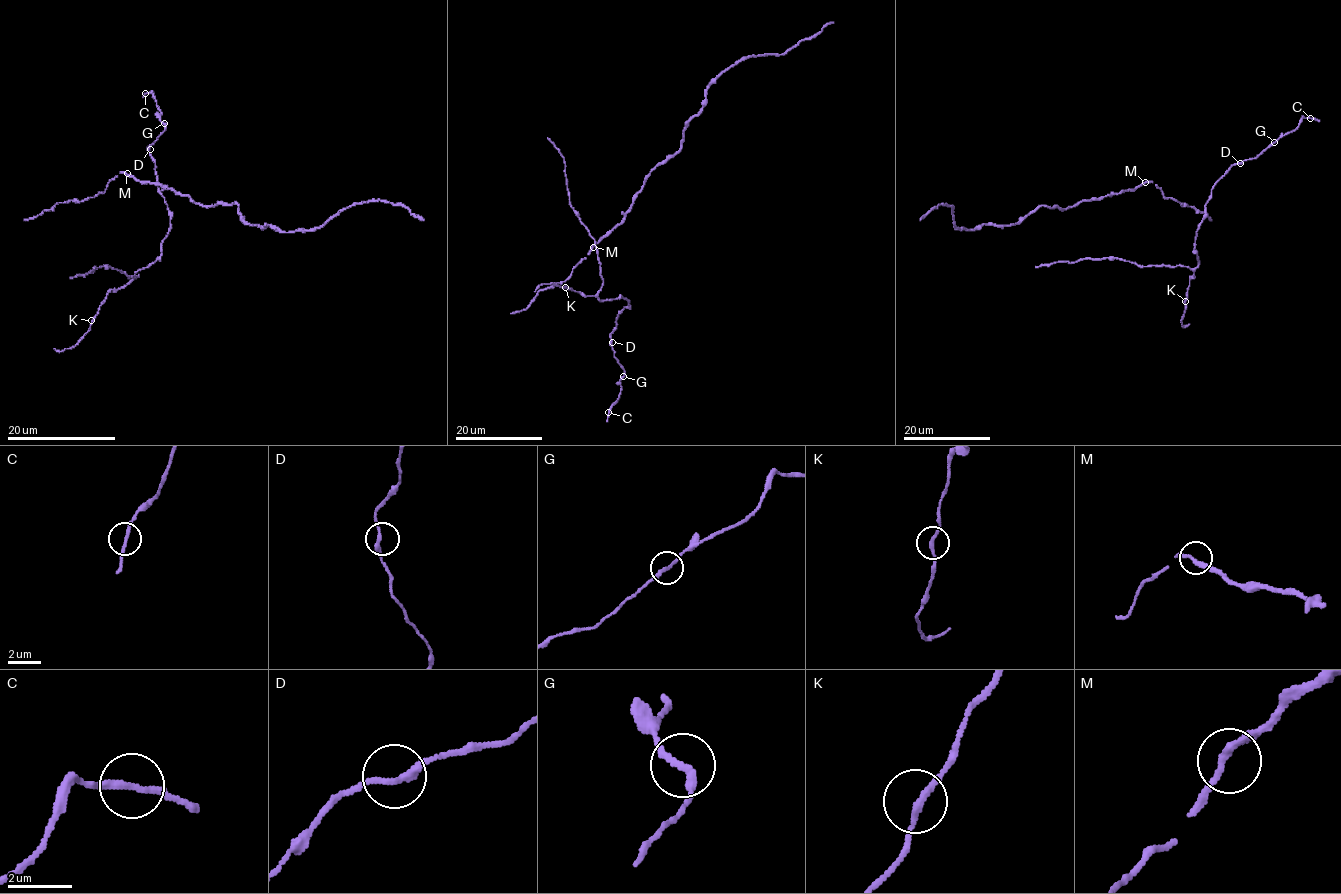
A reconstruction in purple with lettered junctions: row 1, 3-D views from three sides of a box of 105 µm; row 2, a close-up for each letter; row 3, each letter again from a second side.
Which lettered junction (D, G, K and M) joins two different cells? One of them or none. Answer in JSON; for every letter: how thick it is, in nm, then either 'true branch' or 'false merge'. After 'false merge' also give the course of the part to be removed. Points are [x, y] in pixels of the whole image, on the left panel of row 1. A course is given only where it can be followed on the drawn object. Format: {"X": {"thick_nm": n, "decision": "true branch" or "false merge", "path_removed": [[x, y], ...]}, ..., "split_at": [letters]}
{"D": {"thick_nm": 220, "decision": "true branch"}, "G": {"thick_nm": 220, "decision": "true branch"}, "K": {"thick_nm": 200, "decision": "true branch"}, "M": {"thick_nm": 220, "decision": "true branch"}, "split_at": []}

